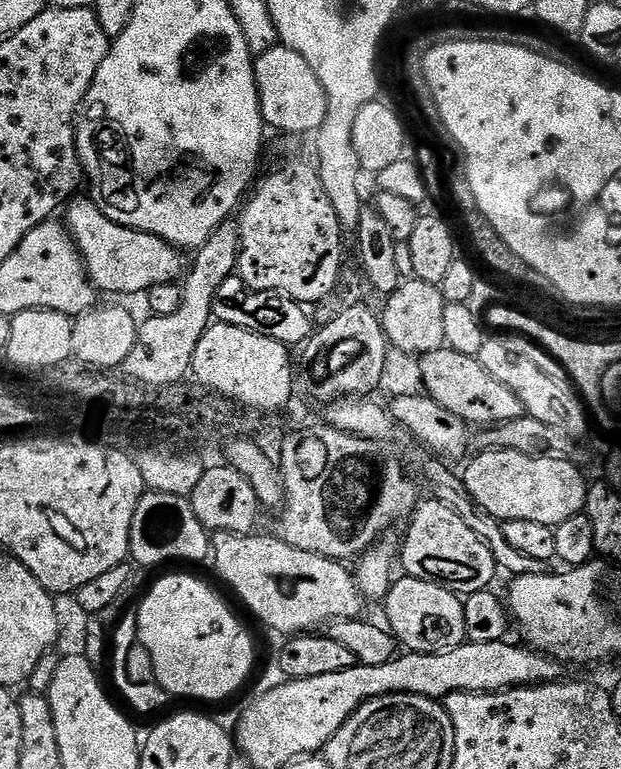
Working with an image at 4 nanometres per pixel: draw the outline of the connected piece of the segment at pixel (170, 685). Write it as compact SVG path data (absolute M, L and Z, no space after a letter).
M164 576L148 593L144 596L144 601L140 604L140 612L135 613L136 617L136 634L138 642L150 654L152 665L156 671L158 682L173 697L176 696L193 696L196 700L224 700L227 696L232 696L248 680L248 675L252 672L252 640L248 637L246 629L240 625L240 620L203 584L200 580L195 580L192 576Z

